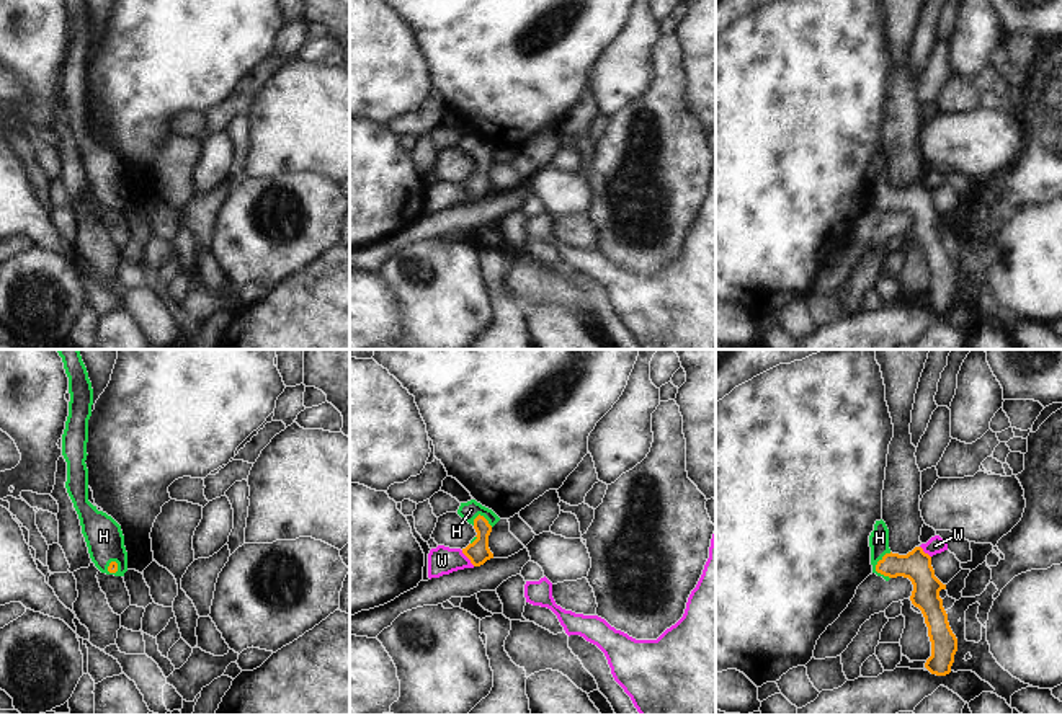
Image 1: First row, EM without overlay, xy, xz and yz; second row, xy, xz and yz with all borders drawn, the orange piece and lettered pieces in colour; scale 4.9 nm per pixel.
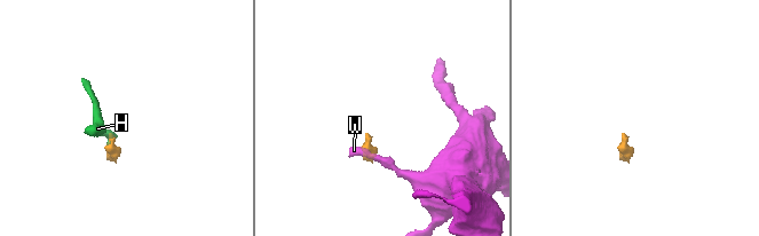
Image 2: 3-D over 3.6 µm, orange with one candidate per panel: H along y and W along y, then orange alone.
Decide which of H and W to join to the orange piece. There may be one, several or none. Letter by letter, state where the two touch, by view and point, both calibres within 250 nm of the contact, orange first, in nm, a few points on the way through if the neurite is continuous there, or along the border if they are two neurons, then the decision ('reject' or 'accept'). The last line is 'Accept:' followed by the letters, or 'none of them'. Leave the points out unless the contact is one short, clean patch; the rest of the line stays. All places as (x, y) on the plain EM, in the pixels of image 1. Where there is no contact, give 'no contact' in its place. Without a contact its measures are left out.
H: yz (876, 201) | 150/100 nm | across yz (915, 199), (876, 201), (879, 172) | accept
W: xz (468, 191) | 110/140 nm | along xz (461, 185), (474, 199) | reject
Accept: H

